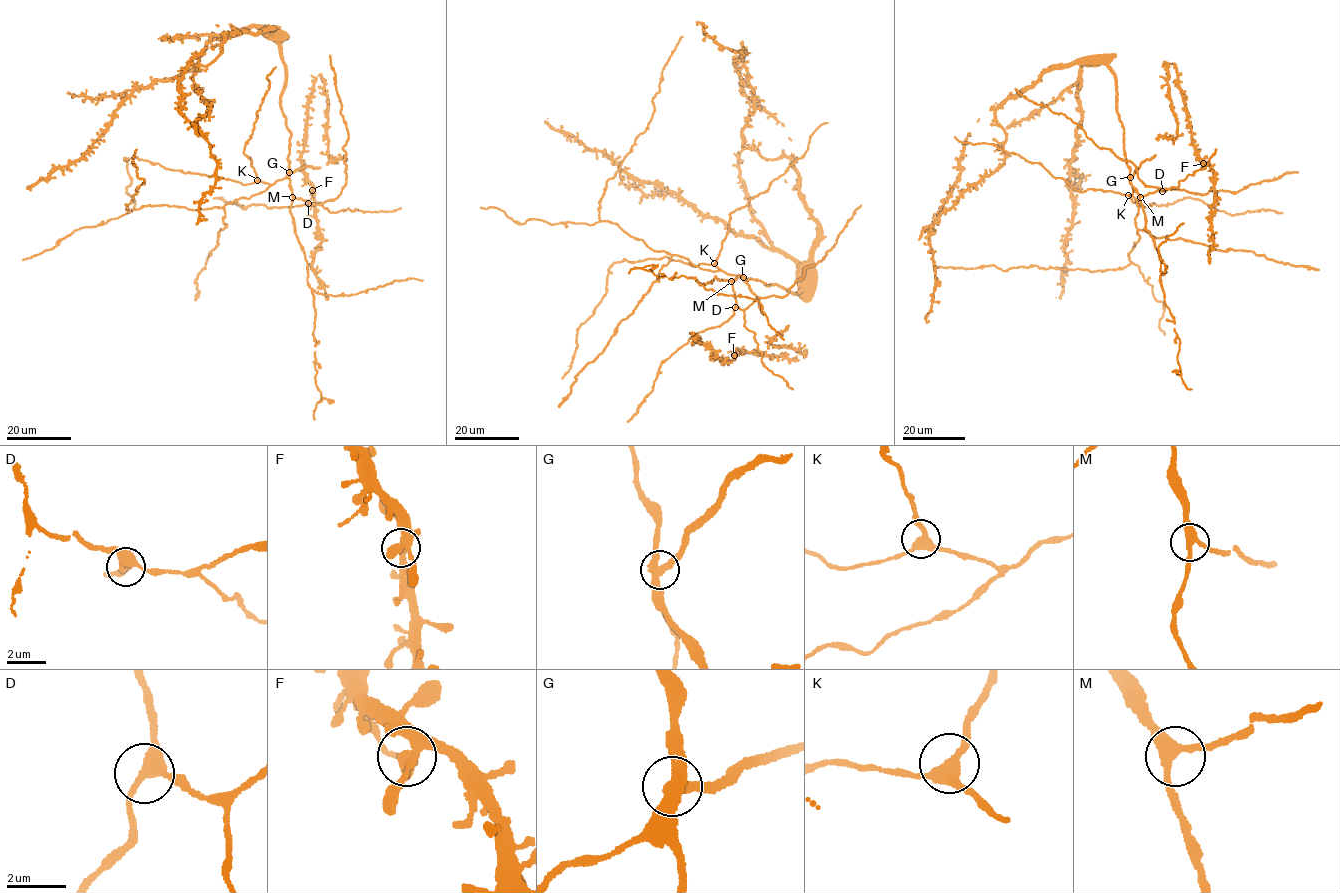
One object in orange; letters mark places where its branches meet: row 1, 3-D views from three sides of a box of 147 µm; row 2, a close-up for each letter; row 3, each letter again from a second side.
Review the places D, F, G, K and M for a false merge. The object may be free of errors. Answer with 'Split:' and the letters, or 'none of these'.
Split: G

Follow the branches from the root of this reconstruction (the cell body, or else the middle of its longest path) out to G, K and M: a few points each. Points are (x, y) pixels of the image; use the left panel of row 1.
G: (284, 84), (280, 107), (291, 134), (289, 172)
K: (284, 84), (280, 107), (291, 134), (289, 172), (272, 184), (257, 180)
M: (284, 84), (280, 107), (291, 134), (288, 158), (292, 197)

